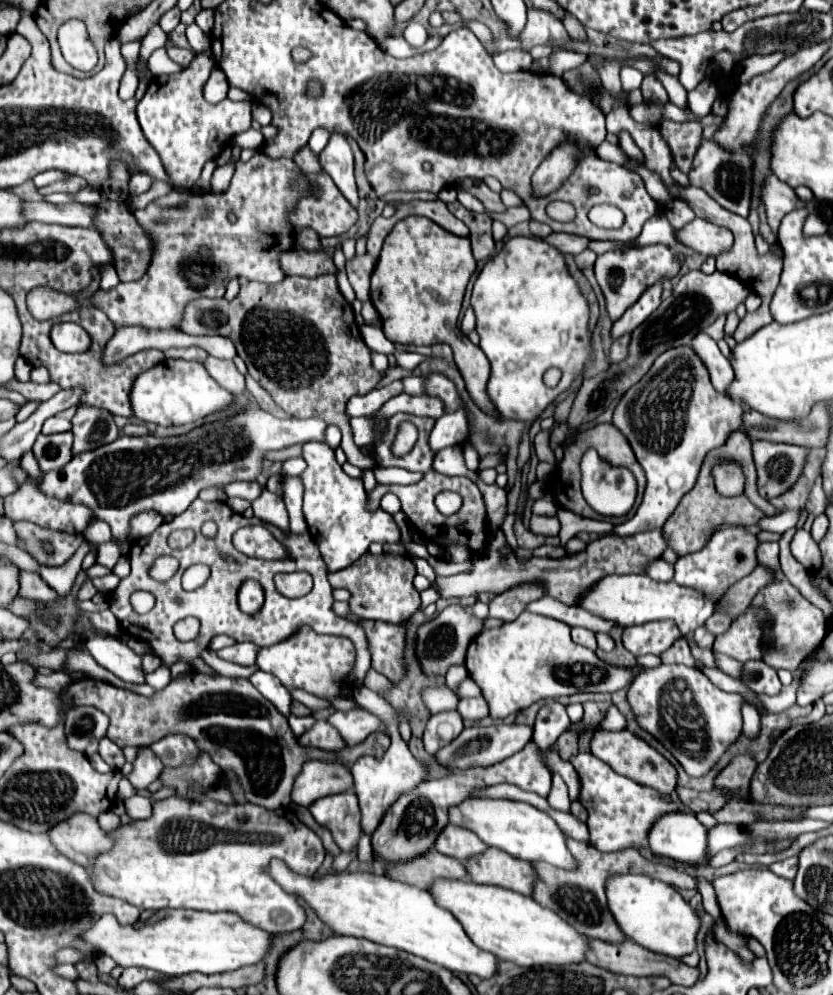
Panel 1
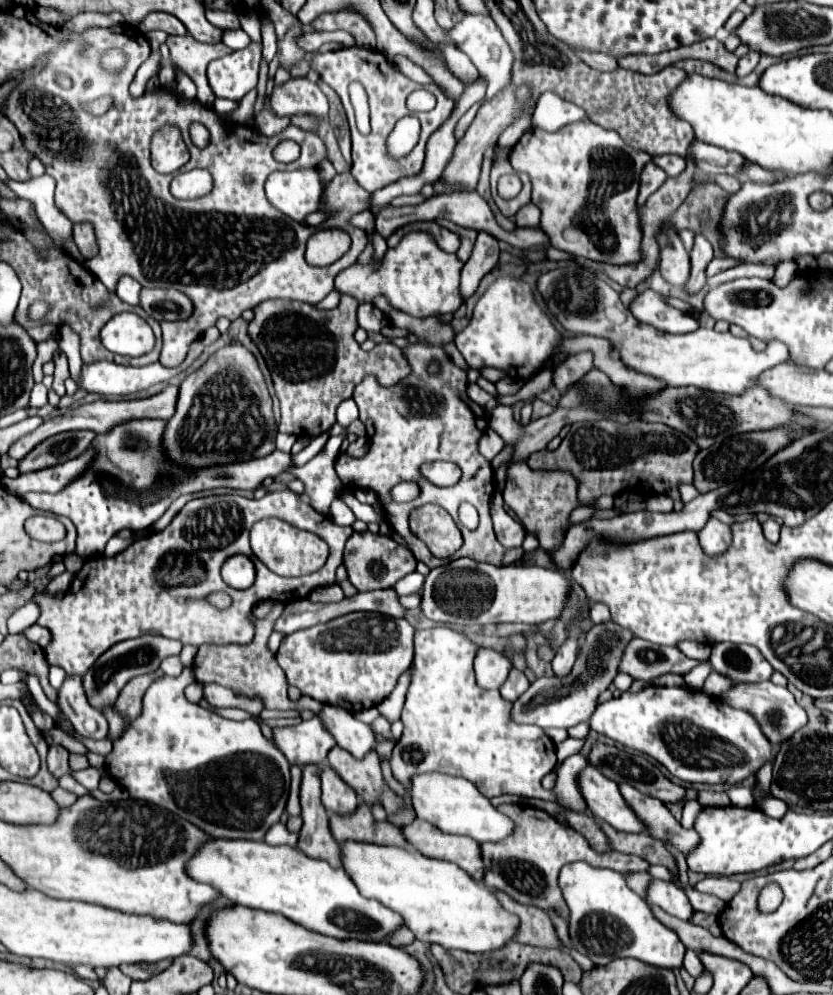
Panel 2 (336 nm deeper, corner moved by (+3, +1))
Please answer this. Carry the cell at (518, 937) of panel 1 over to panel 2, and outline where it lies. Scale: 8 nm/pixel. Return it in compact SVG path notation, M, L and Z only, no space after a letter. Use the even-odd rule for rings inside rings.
M347 841L341 845L341 863L361 893L399 913L419 941L481 953L503 947L515 935L517 919L499 907L491 889L473 881L449 861L431 859L403 847Z

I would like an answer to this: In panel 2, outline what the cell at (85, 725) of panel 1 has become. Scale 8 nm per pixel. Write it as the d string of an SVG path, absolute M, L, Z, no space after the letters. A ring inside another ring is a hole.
M141 635L137 639L129 639L129 641L117 643L115 647L109 647L93 663L93 667L83 675L83 687L85 687L85 695L87 695L89 703L95 709L103 709L103 707L111 705L129 679L159 669L161 661L171 655L179 655L181 647L183 647L183 643L167 639L167 637L159 637L159 635Z

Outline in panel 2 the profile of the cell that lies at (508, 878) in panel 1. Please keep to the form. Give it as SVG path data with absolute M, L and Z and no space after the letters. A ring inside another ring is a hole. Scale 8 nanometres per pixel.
M415 819L413 823L405 825L403 837L415 851L433 859L451 861L467 871L471 879L481 881L483 861L479 859L479 843L475 839L443 833L423 819Z

